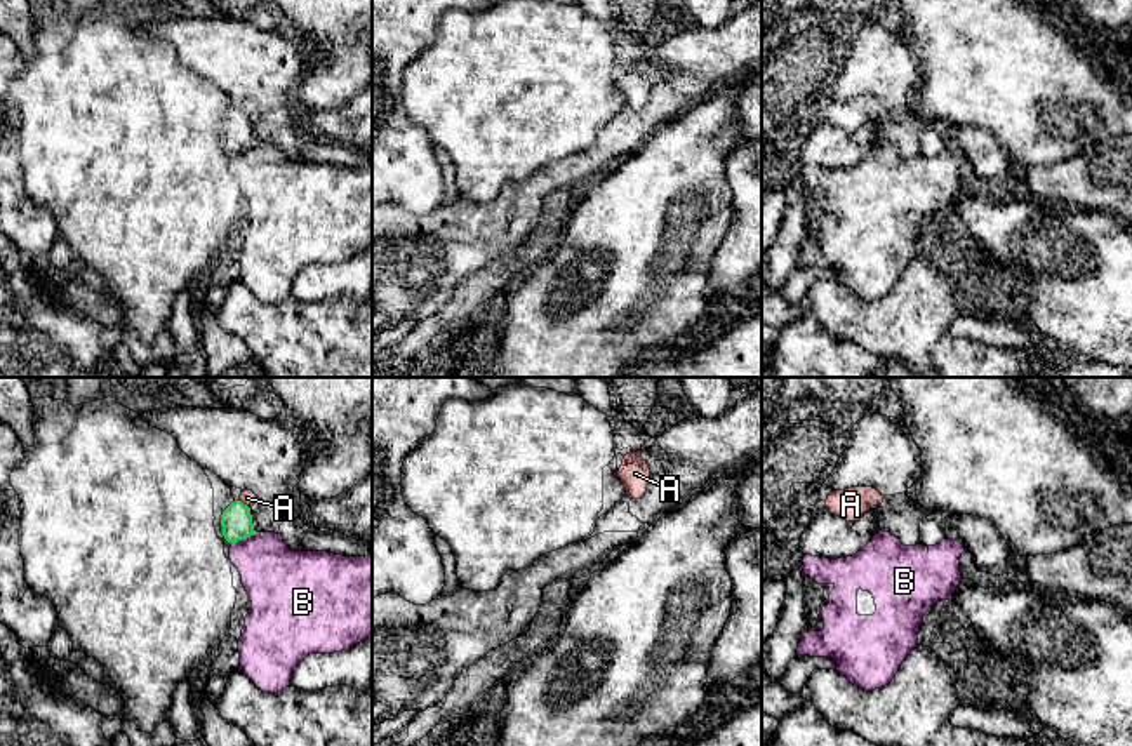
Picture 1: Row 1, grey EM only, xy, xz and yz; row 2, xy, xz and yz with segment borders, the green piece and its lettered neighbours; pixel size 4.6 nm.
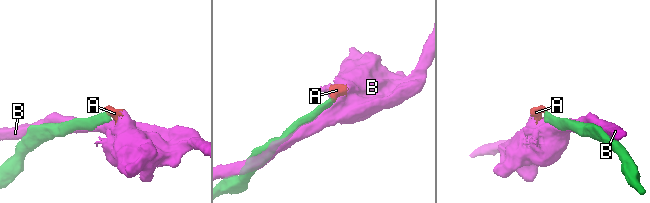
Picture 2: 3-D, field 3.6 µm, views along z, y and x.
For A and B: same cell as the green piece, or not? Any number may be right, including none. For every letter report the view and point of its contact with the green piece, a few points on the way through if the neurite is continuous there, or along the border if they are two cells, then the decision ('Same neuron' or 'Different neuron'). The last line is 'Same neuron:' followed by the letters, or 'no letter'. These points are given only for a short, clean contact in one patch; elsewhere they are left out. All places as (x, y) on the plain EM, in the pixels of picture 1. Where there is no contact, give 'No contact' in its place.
A: Touches green at xy (246, 115). Boundary: xy (240, 110), (249, 119). Different neuron
B: Touches green at xy (242, 148). Different neuron
Same neuron: no letter

